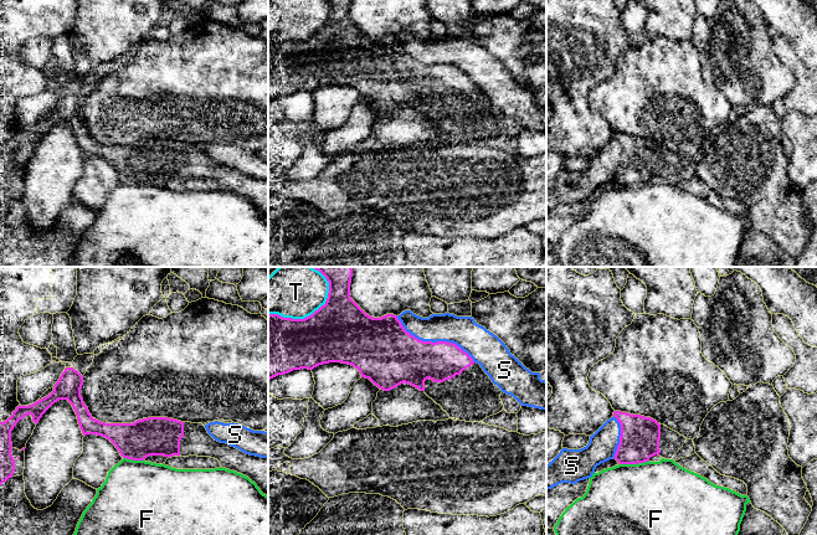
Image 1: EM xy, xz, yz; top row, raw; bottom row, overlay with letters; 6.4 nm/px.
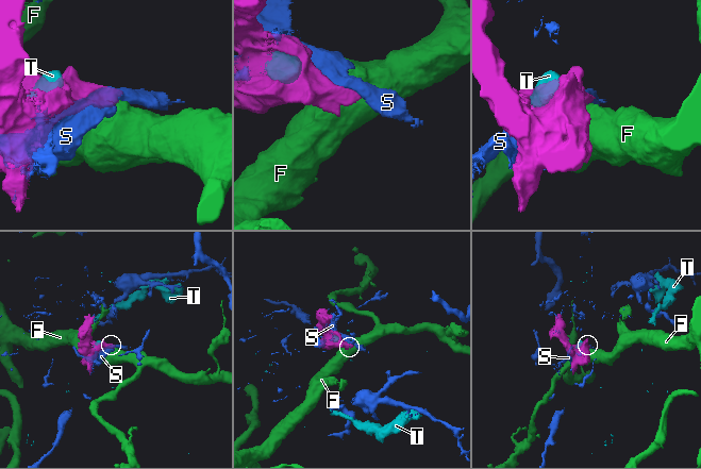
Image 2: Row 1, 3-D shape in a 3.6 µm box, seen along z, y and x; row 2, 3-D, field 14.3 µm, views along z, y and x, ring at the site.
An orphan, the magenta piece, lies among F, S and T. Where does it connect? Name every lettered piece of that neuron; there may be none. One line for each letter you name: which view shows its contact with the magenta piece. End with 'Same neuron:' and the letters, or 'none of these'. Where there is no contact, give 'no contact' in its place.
Same neuron: none of these

